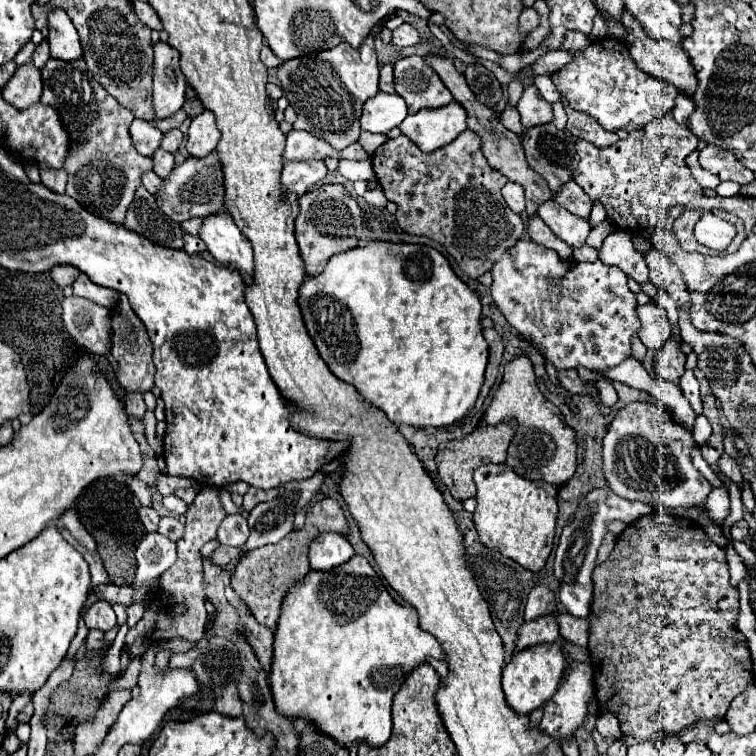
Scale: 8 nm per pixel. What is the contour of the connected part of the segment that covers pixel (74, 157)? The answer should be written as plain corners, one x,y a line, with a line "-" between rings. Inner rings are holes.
49,58
41,76
41,102
53,106
57,114
61,114
61,122
65,122
65,130
69,130
73,142
71,154
63,162
63,168
69,174
65,194
75,198
95,216
123,224
133,194
137,186
141,186
141,174
153,168
151,158
141,156
131,144
129,124
133,122
133,114
119,106
119,102
97,84
97,80
87,72
83,58
71,62

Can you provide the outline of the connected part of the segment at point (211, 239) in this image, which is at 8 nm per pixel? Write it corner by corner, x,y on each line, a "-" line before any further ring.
225,210
203,218
199,238
207,244
207,250
219,264
237,264
241,268
241,274
247,276
245,282
251,280
253,274
251,244

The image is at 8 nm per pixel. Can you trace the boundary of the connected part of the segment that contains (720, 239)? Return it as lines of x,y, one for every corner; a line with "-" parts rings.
709,210
703,212
701,220
695,224
695,238
699,244
711,250
725,250
735,238
735,226
727,220
713,216

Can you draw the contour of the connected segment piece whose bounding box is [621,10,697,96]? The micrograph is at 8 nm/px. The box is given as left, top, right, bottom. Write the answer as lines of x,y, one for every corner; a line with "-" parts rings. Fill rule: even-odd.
623,10
621,14
621,22
627,28
627,46
629,52
635,60
635,64
647,72
653,74
657,78
663,78
665,82
677,86
677,90
681,90
687,96
693,96
695,86
697,86
697,78
695,78
695,70
687,58
687,54
681,50
681,46
673,46
673,42
657,42
655,38
649,38
649,34
645,34
645,30
641,30
641,26
637,26
637,20
629,14
629,10

